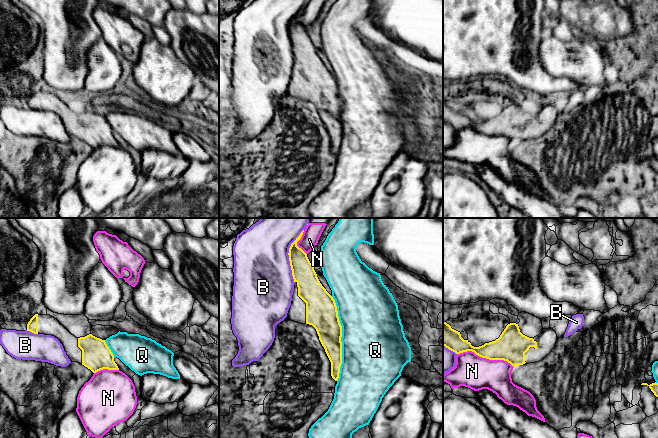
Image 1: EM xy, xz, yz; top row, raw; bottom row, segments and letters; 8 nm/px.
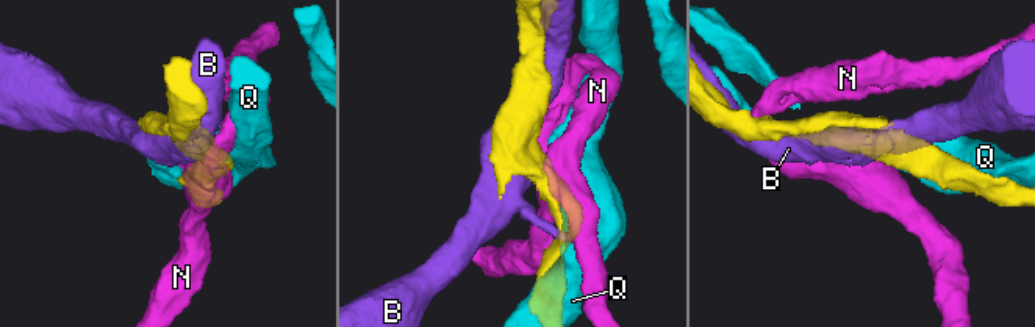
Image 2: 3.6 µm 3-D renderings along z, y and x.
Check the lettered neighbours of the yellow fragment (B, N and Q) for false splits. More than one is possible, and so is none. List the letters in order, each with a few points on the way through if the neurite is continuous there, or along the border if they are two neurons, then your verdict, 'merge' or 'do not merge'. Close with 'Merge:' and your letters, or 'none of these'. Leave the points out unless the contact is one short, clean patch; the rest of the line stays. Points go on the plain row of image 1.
B: do not merge
N: do not merge
Q: do not merge
Merge: none of these

